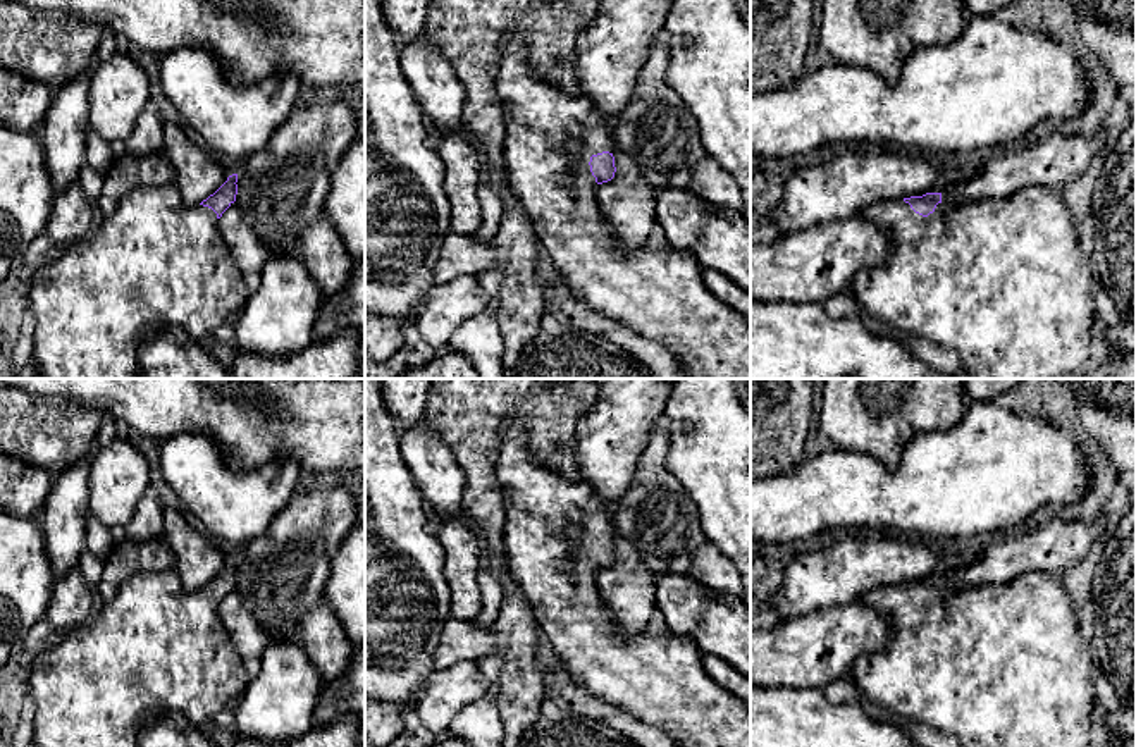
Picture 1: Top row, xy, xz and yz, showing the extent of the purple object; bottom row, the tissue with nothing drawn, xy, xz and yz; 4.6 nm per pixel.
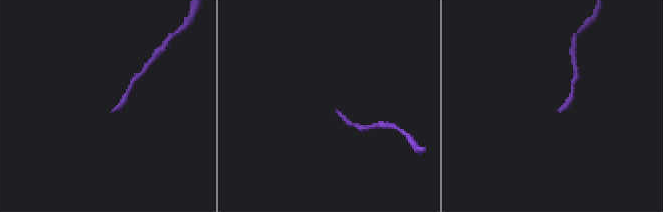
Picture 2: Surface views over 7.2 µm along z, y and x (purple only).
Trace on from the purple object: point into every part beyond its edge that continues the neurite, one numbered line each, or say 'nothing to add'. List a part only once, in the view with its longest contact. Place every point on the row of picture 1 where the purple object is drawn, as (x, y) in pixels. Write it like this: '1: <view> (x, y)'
1: xz (660, 295)

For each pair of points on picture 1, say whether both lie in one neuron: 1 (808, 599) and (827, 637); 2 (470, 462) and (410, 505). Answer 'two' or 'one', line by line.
1: two
2: two

